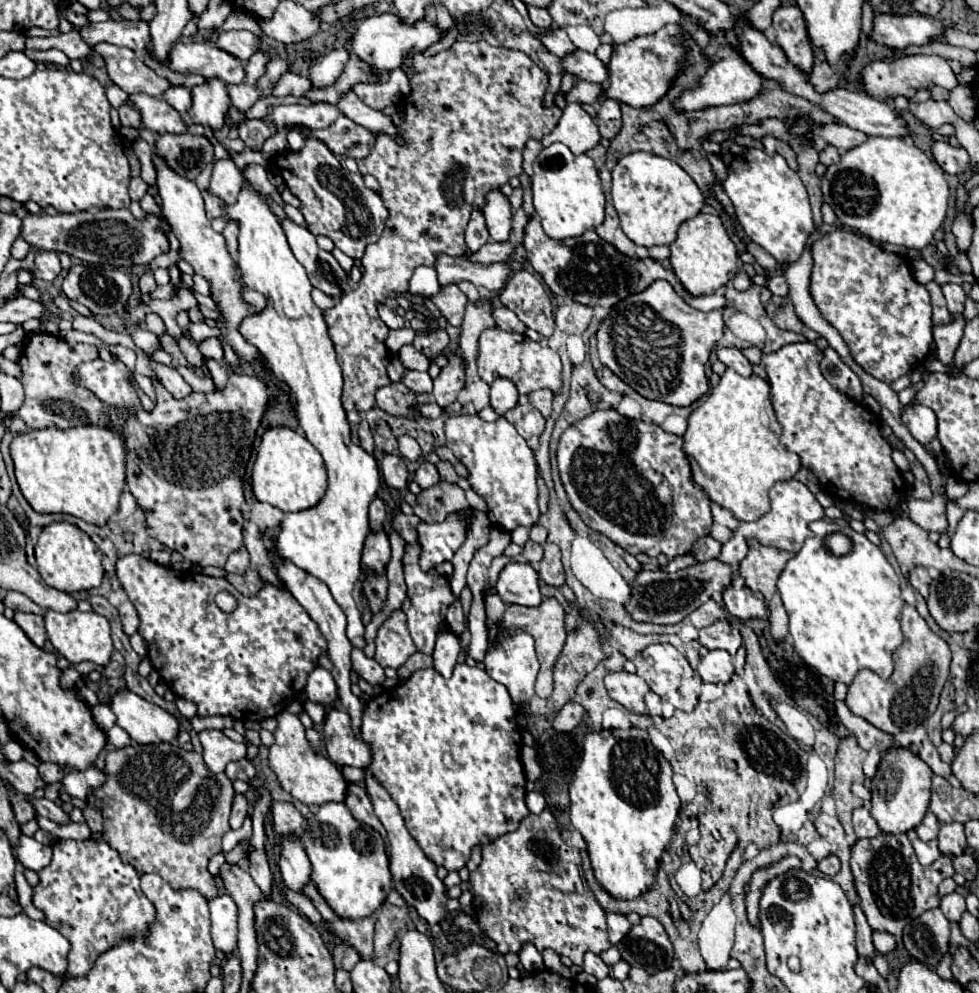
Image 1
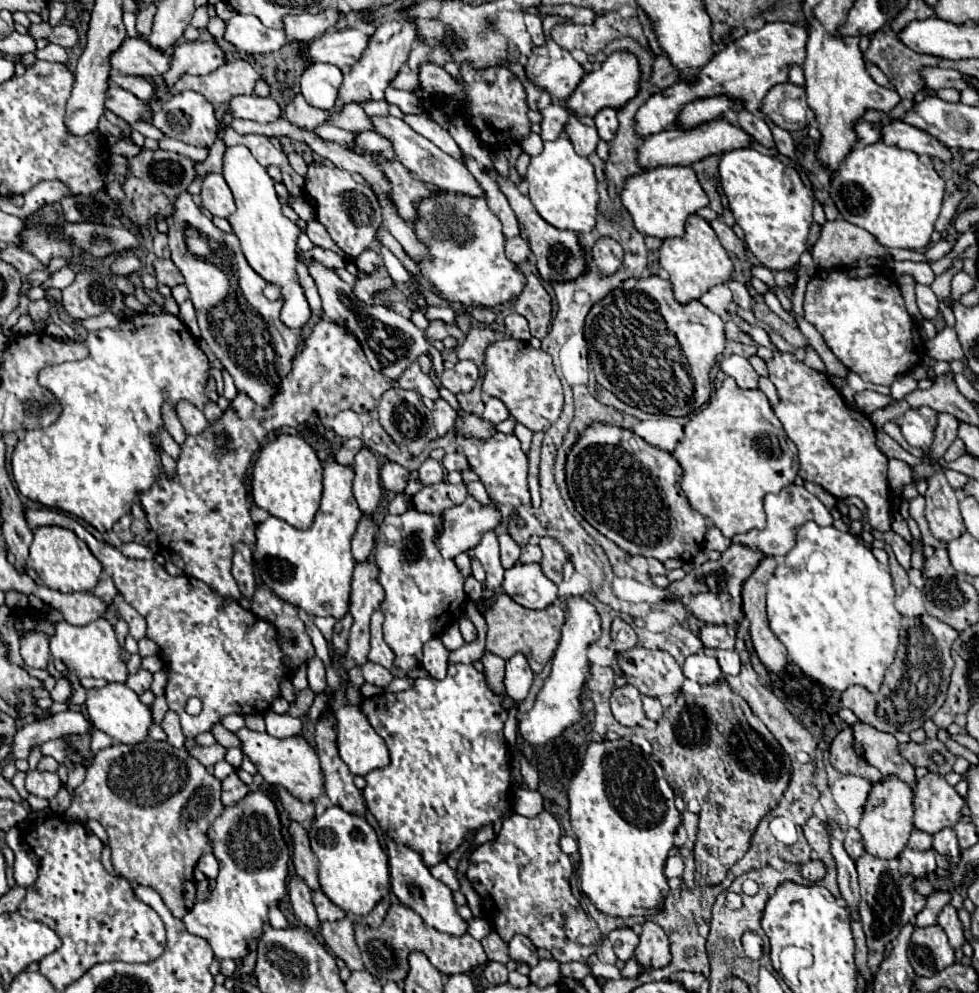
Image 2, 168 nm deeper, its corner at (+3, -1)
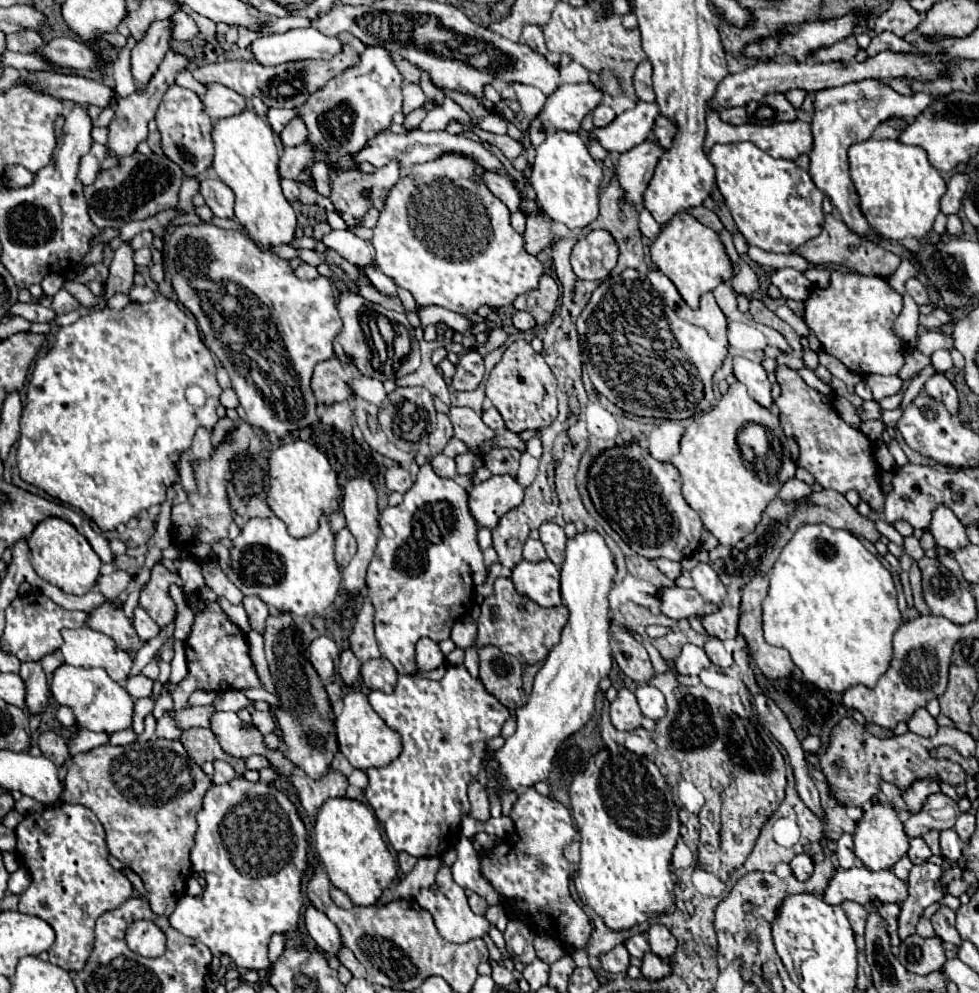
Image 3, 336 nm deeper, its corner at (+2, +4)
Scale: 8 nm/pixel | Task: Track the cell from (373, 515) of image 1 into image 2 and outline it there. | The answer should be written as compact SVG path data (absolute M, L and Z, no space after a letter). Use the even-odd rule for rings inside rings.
M368 514L360 520L352 540L352 556L356 562L366 560L374 550L374 532L376 532L376 522L374 522L374 516Z

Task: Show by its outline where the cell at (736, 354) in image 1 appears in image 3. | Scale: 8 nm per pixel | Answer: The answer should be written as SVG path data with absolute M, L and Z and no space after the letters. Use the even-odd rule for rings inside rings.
M745 357L733 359L733 375L749 389L751 399L755 399L761 407L771 409L771 383L767 379L765 369L759 363L753 363Z

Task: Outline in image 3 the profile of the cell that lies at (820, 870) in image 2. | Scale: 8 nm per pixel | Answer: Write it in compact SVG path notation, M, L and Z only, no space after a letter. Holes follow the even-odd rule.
M795 855L793 861L789 863L793 875L799 879L799 881L807 881L811 875L813 875L813 861L809 855Z

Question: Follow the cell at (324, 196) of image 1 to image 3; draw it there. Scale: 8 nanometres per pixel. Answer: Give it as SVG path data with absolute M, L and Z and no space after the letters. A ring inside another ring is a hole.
M399 161L387 163L373 175L361 171L343 171L343 175L335 175L335 179L331 179L331 203L341 211L347 227L353 229L361 223L361 217L369 207L381 207L383 191L387 193L399 179Z

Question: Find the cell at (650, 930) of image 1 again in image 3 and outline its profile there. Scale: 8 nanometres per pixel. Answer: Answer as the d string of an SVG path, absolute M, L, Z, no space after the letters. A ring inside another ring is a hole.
M651 925L647 931L647 939L651 945L651 951L659 955L661 959L669 959L675 955L677 949L677 939L671 935L671 931L665 925Z

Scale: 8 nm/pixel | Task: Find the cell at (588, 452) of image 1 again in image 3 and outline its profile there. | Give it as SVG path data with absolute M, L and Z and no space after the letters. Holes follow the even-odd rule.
M637 443L601 453L589 471L587 487L597 511L641 557L681 561L699 549L703 523L681 495L679 471L671 463L655 461Z

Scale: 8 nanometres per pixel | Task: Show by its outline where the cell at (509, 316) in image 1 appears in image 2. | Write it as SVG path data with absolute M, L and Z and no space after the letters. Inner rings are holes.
M512 312L506 316L506 330L512 338L516 340L522 340L522 342L528 342L530 340L530 330L528 330L528 322L524 316Z

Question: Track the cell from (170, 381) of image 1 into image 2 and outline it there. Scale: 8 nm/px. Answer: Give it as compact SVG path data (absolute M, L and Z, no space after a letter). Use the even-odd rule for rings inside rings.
M178 400L176 402L176 414L178 414L178 418L180 418L180 422L182 422L182 426L188 434L198 434L208 424L206 418L204 418L204 412L188 400Z

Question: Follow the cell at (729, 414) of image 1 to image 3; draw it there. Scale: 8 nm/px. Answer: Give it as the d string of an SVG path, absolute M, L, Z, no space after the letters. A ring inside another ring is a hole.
M735 383L729 387L729 393L721 397L721 401L711 409L711 413L703 413L691 421L681 437L681 451L671 459L677 467L683 487L683 499L703 521L703 527L719 539L721 545L735 545L745 535L749 535L757 523L761 521L761 513L771 499L777 497L781 485L795 475L795 463L791 461L791 453L787 443L783 441L783 433L779 433L779 441L783 443L781 463L775 475L767 471L755 471L743 463L741 451L737 447L737 431L747 423L759 423L763 427L781 427L779 419L771 415L765 407L759 407L749 395L743 383Z

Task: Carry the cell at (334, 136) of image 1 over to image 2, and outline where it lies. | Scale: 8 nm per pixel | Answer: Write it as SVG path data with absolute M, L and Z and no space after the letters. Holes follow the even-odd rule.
M356 132L356 140L354 144L358 148L362 148L364 152L380 152L380 154L388 154L392 158L392 148L390 142L384 136L378 136L376 132Z

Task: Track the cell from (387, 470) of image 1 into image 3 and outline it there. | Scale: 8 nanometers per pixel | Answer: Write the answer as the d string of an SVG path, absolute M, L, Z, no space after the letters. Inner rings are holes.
M399 465L387 469L385 481L387 481L387 487L391 491L397 491L397 493L407 493L411 489L411 485L413 485L413 479L411 479L409 471L403 469L403 467L399 467Z

